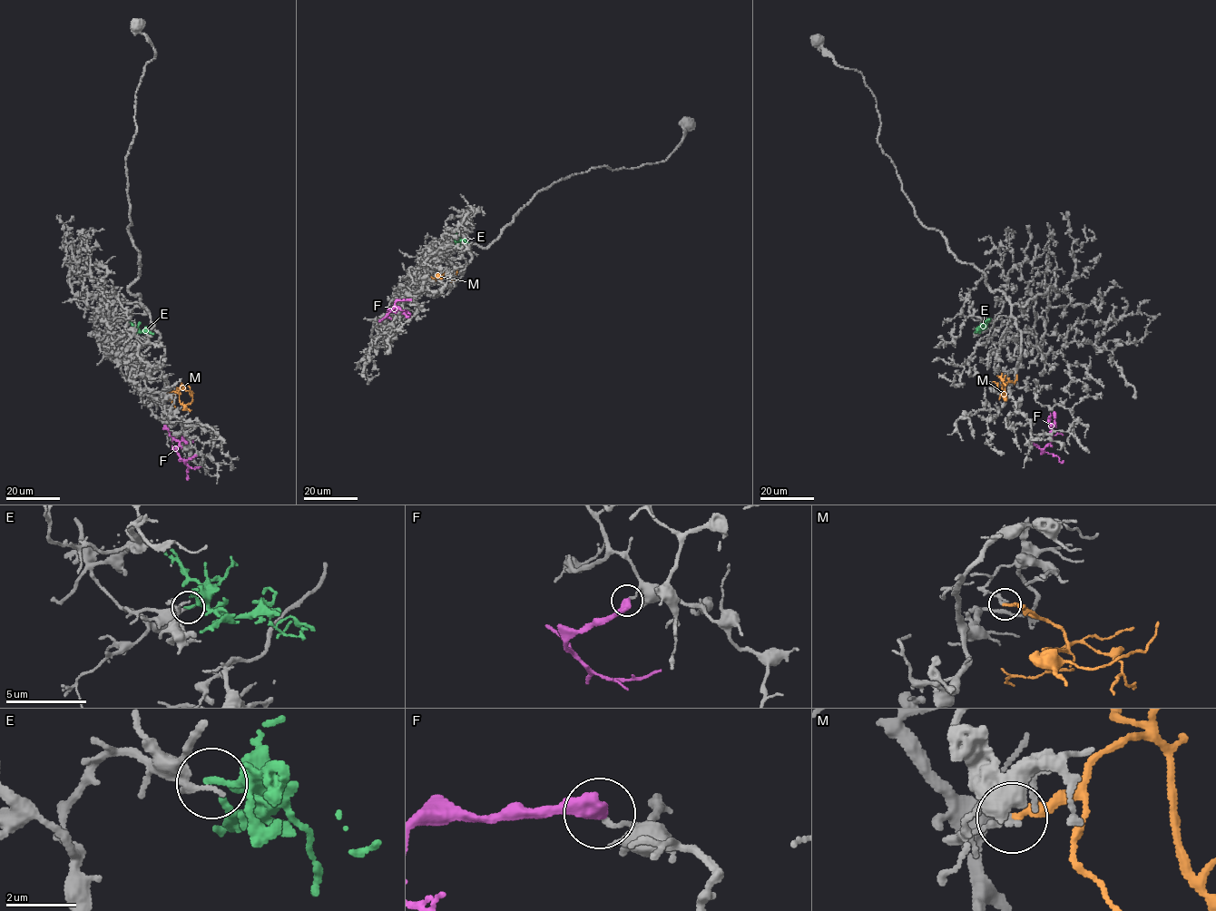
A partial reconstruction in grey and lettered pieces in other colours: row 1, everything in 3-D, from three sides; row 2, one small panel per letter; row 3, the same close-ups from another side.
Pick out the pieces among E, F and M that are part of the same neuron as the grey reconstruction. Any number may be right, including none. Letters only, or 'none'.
none

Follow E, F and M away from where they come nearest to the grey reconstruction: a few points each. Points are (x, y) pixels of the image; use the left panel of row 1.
E: (132, 330), (153, 334)
F: (194, 455), (184, 463), (176, 451), (179, 441), (164, 426)
M: (167, 399), (177, 393), (182, 406), (191, 403), (191, 391)

